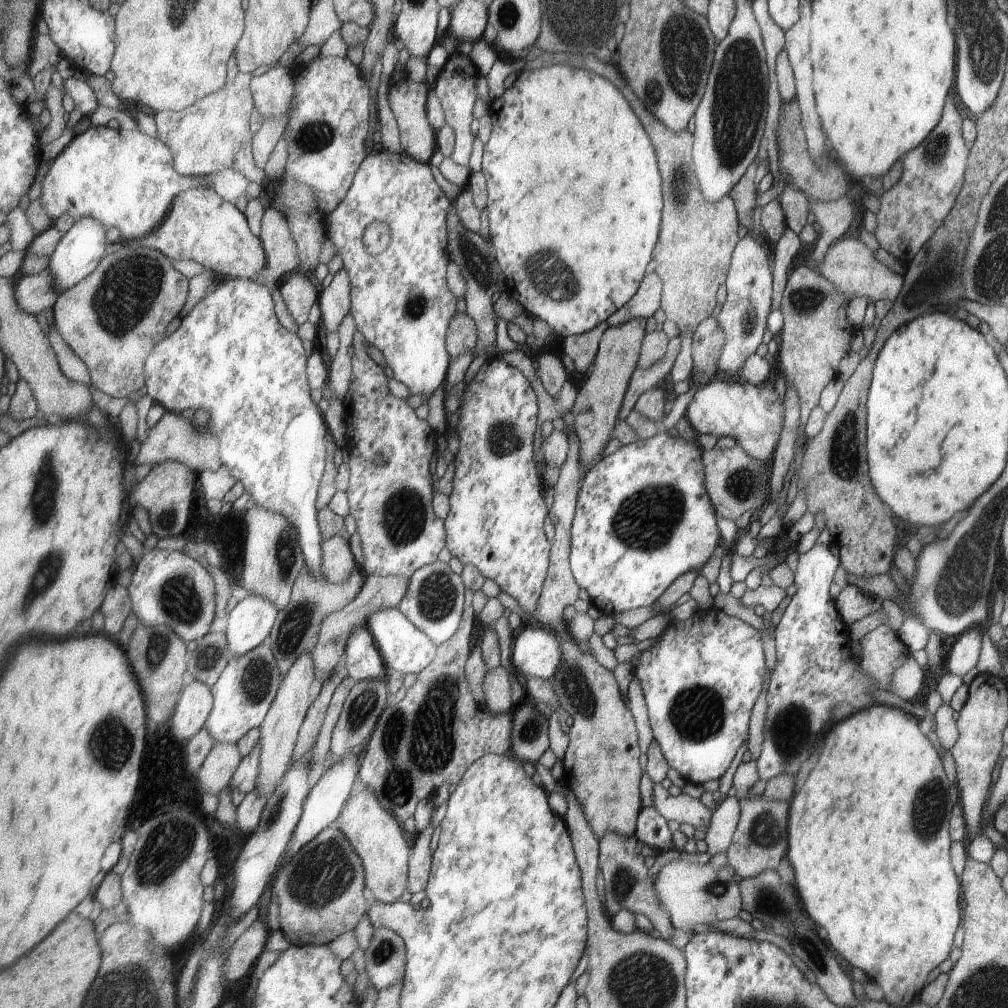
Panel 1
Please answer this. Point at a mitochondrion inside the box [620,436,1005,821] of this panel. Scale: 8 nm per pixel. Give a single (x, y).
(964, 581)

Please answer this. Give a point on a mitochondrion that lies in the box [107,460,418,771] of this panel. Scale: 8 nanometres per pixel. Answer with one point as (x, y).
(181, 601)

